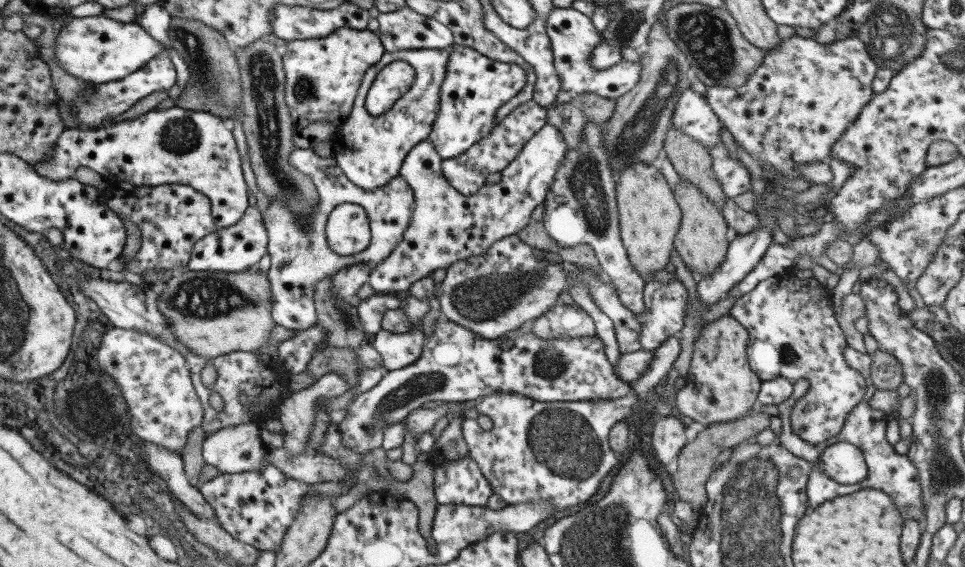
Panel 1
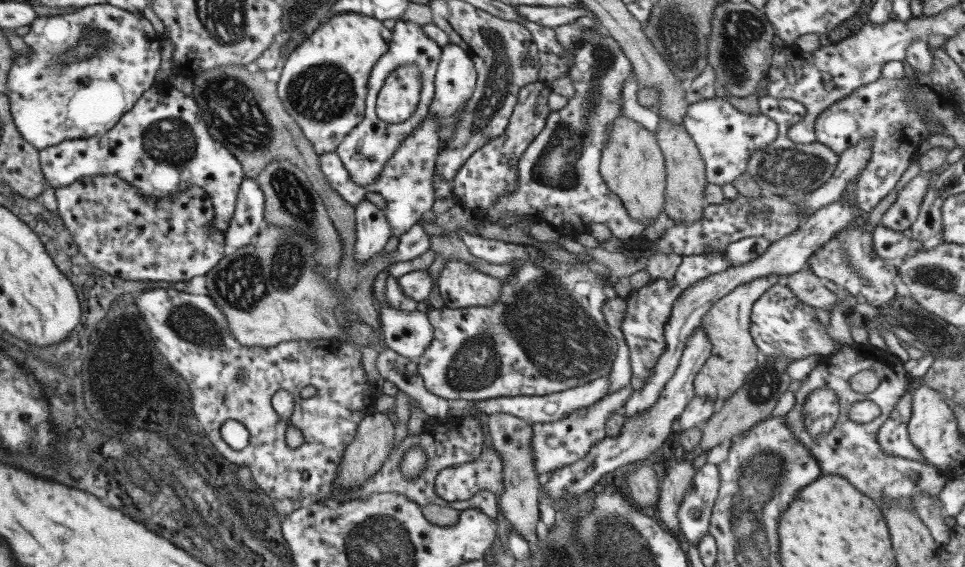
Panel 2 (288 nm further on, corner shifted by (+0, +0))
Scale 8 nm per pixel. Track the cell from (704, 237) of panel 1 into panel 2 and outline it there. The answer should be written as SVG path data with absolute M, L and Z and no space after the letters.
M659 122L659 130L655 134L657 146L665 158L665 174L667 174L667 188L665 188L665 208L663 212L673 220L673 224L691 226L695 222L703 220L703 210L707 208L705 200L705 162L701 154L697 152L695 144L687 136L685 128L677 130L671 124Z

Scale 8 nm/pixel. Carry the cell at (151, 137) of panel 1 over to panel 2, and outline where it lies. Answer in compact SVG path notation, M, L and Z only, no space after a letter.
M155 82L147 92L143 92L133 108L125 112L109 132L85 140L65 140L51 148L39 150L39 166L47 186L51 188L65 188L83 176L115 176L137 186L143 194L151 194L151 198L155 198L181 192L189 184L195 184L209 194L215 212L215 228L219 228L223 234L235 212L239 186L245 180L239 160L221 142L211 138L203 118L199 116L199 108L193 104L193 98L173 90L167 82Z

